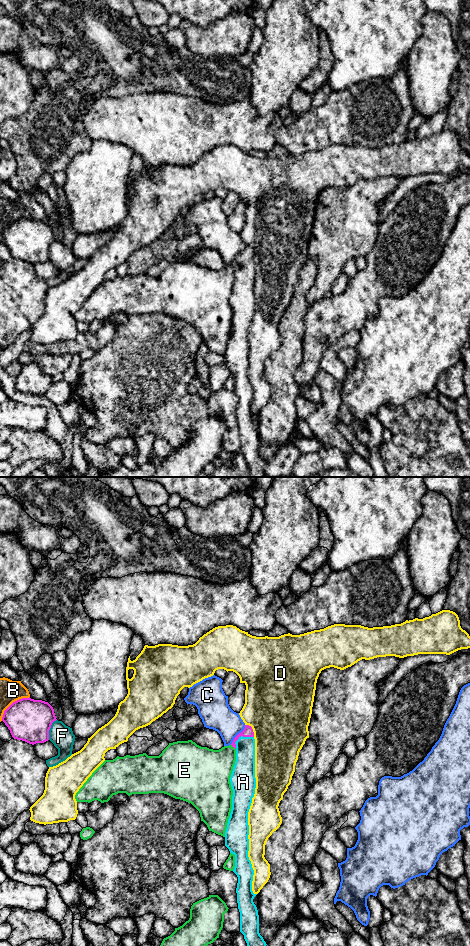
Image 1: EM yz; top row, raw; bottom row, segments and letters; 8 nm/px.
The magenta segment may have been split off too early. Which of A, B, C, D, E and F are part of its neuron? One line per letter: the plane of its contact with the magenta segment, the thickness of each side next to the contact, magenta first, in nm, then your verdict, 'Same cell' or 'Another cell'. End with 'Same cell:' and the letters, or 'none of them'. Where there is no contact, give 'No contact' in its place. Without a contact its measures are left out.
A: Touches magenta in yz. Thickness 80 nm (magenta) against 160 nm. Same cell
B: Touches magenta in yz. Thickness 340 nm (magenta) against 180 nm. Another cell
C: Touches magenta in yz. Thickness 80 nm (magenta) against 240 nm. Another cell
D: Touches magenta in yz. Thickness 80 nm (magenta) against 500 nm. Another cell
E: Touches magenta in yz. Thickness 80 nm (magenta) against 320 nm. Another cell
F: Touches magenta in yz. Thickness 340 nm (magenta) against 180 nm. Another cell
Same cell: A

